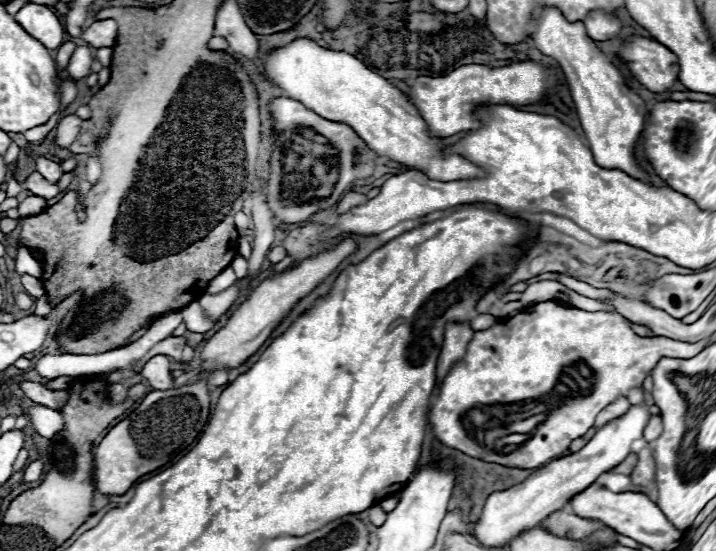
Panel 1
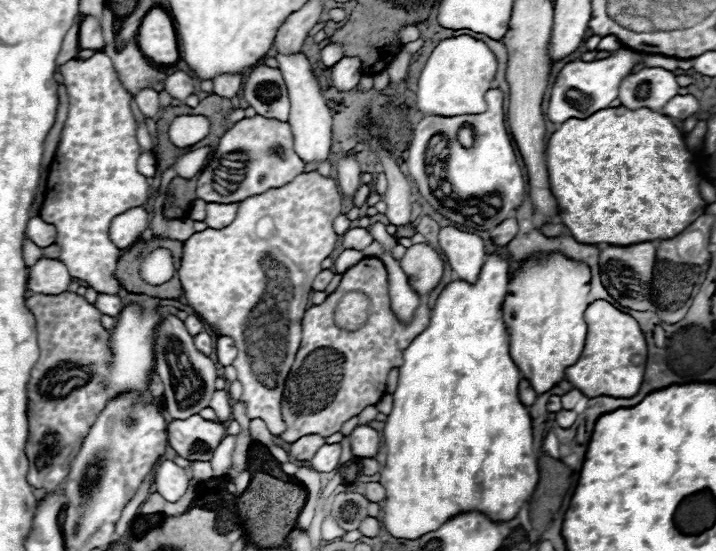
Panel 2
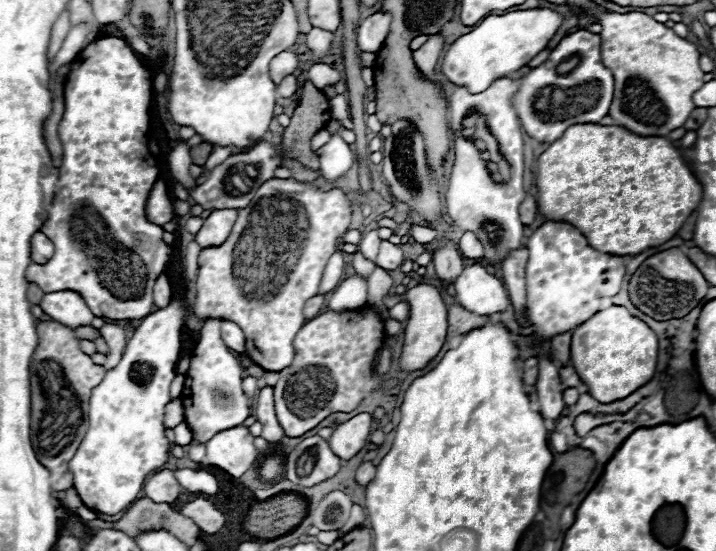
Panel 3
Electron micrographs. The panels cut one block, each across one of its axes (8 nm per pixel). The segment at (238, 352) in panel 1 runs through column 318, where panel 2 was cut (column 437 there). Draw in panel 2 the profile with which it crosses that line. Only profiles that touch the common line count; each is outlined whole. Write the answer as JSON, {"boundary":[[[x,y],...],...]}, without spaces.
{"boundary":[[[414,244],[406,248],[406,254],[400,258],[400,266],[420,296],[428,294],[440,282],[444,272],[440,254],[428,244]]]}

